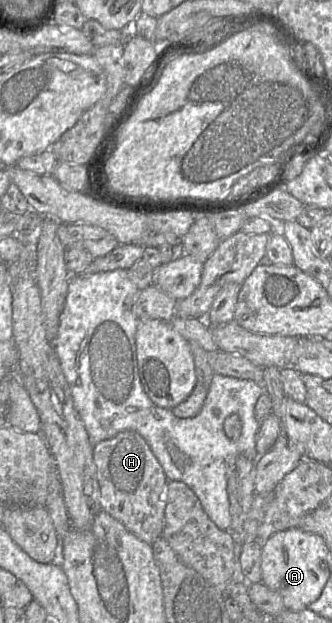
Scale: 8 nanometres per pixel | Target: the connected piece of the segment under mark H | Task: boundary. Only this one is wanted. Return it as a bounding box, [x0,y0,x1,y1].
[93,430,168,545]

